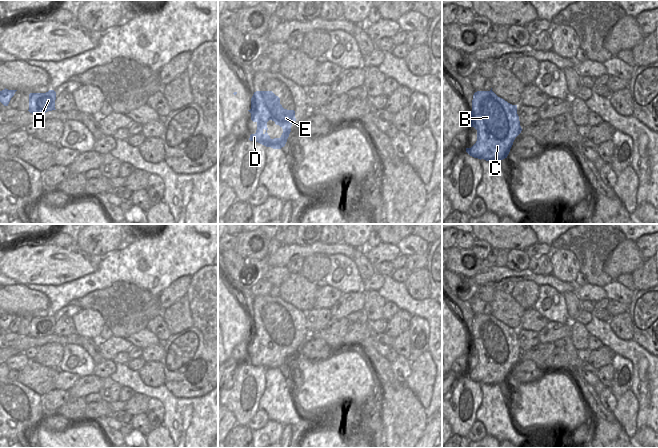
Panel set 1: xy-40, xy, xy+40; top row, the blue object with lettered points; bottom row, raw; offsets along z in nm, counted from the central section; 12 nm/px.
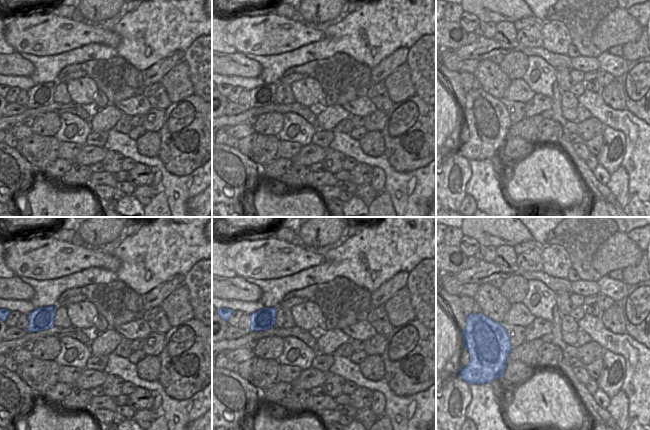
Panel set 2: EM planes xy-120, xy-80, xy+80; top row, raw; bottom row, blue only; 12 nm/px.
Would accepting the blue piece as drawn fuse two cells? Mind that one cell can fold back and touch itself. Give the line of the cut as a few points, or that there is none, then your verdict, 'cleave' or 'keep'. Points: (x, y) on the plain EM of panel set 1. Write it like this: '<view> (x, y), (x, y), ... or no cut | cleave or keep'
xy+40 (515, 329), (505, 333), (489, 323), (475, 340), (469, 341) | cleave

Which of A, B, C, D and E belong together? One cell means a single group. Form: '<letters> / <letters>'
A / B C D E

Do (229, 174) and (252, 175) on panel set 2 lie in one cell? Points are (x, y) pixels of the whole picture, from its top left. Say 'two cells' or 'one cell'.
one cell

